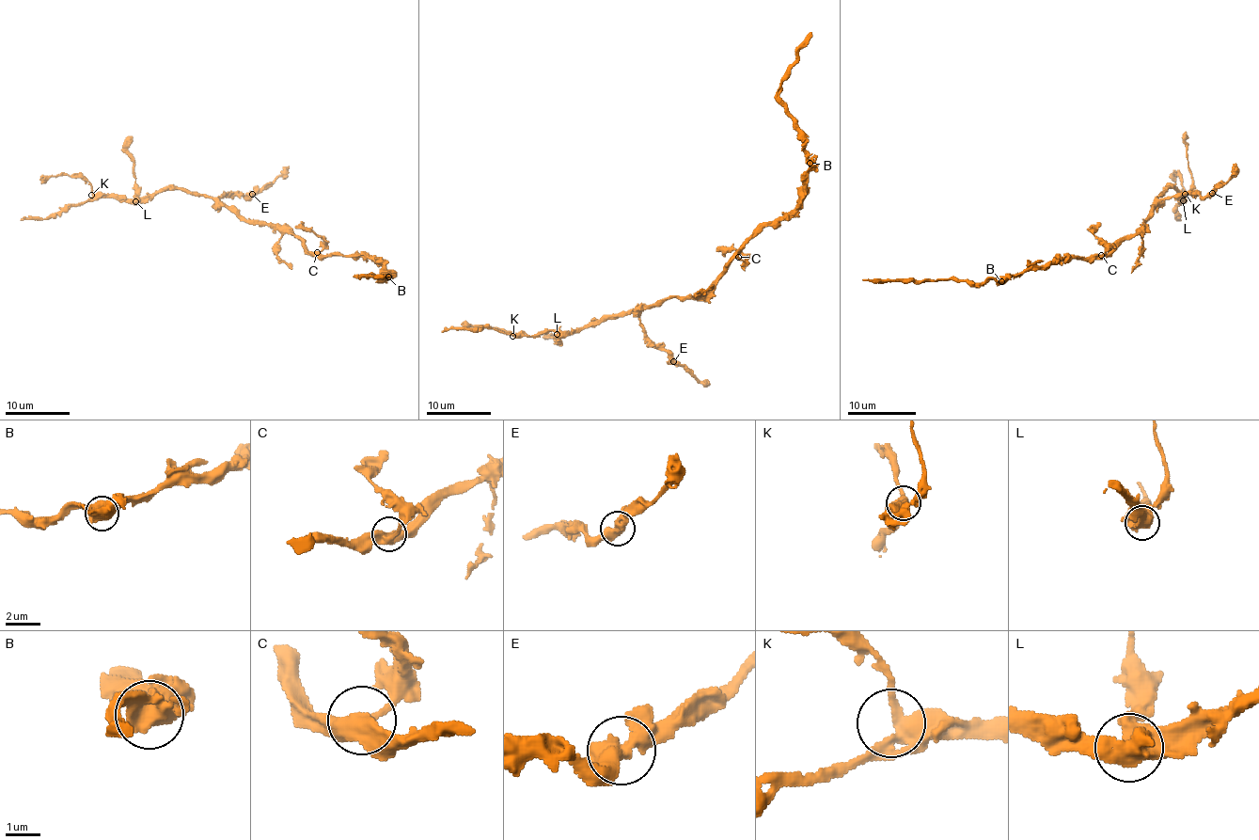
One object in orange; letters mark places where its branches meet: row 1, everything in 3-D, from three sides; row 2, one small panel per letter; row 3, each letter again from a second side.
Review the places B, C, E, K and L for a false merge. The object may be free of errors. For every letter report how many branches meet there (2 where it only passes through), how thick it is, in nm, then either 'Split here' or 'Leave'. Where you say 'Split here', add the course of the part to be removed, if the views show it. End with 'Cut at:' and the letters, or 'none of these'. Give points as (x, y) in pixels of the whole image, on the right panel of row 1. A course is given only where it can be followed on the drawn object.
B: Branches: 4. Thickness 600 nm. Leave
C: Branches: 3. Thickness 360 nm. Leave
E: Branches: 2. Thickness 500 nm. Leave
K: Branches: 3. Thickness 340 nm. Leave
L: Branches: 4. Thickness 480 nm. Leave
Cut at: none of these

